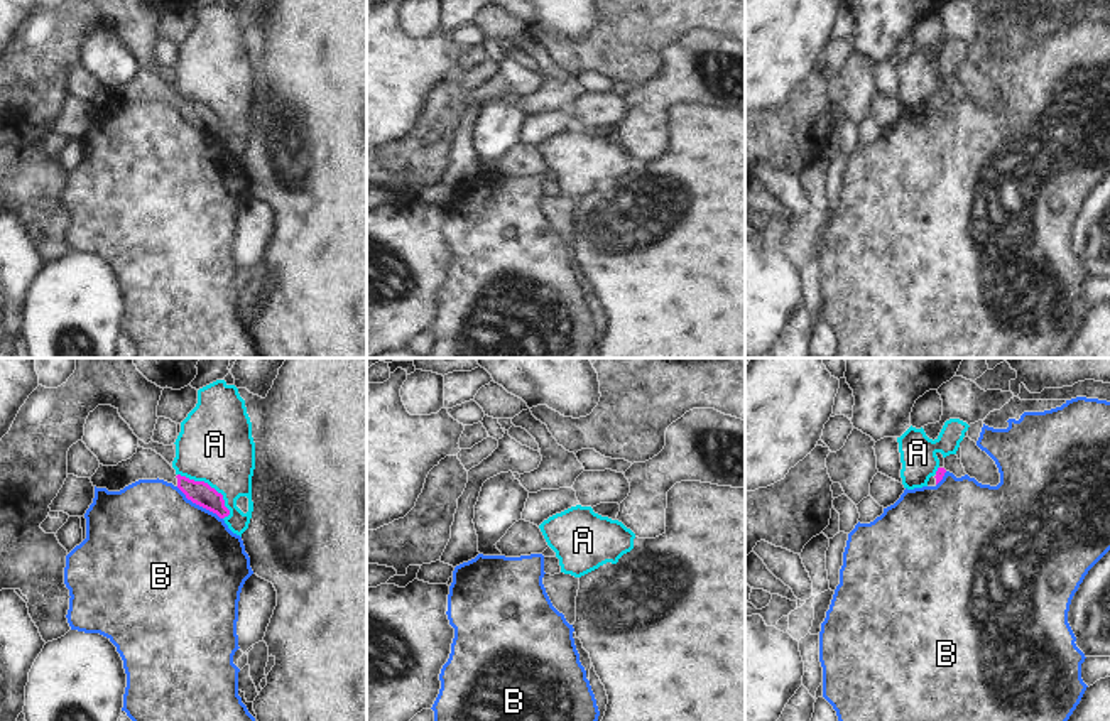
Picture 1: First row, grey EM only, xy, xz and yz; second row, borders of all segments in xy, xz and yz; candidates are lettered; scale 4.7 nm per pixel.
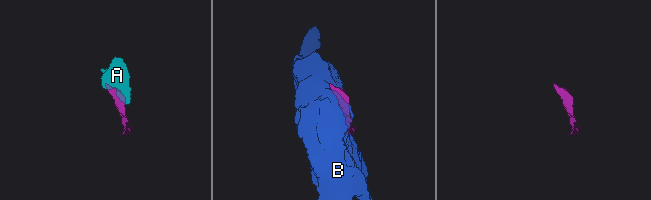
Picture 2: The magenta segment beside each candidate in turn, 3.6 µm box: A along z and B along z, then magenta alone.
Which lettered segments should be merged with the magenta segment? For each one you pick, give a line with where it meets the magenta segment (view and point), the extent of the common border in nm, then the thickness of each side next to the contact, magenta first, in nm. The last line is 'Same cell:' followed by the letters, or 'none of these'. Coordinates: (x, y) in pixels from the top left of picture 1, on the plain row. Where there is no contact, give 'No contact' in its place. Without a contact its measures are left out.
Same cell: none of these.

